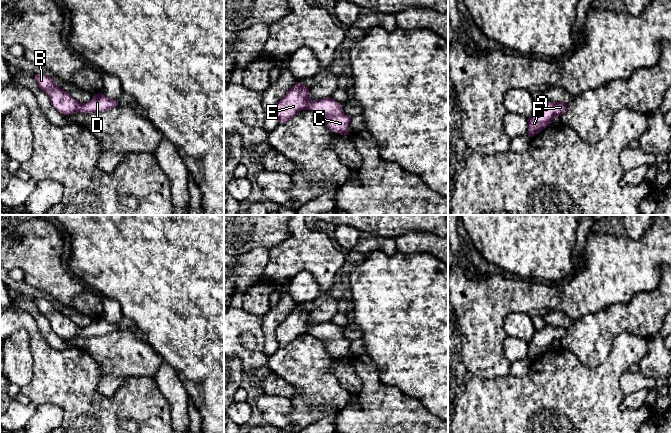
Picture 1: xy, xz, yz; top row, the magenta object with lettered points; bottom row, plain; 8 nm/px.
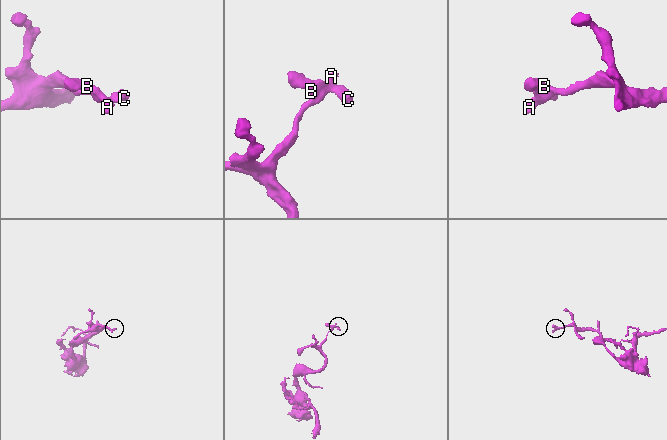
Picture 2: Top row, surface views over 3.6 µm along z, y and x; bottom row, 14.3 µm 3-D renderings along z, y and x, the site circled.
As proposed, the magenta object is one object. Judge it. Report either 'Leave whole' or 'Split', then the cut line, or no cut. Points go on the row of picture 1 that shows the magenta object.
Leave whole. No split

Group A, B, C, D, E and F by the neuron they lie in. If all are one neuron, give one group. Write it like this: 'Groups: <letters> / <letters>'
Groups: A B C D E F

